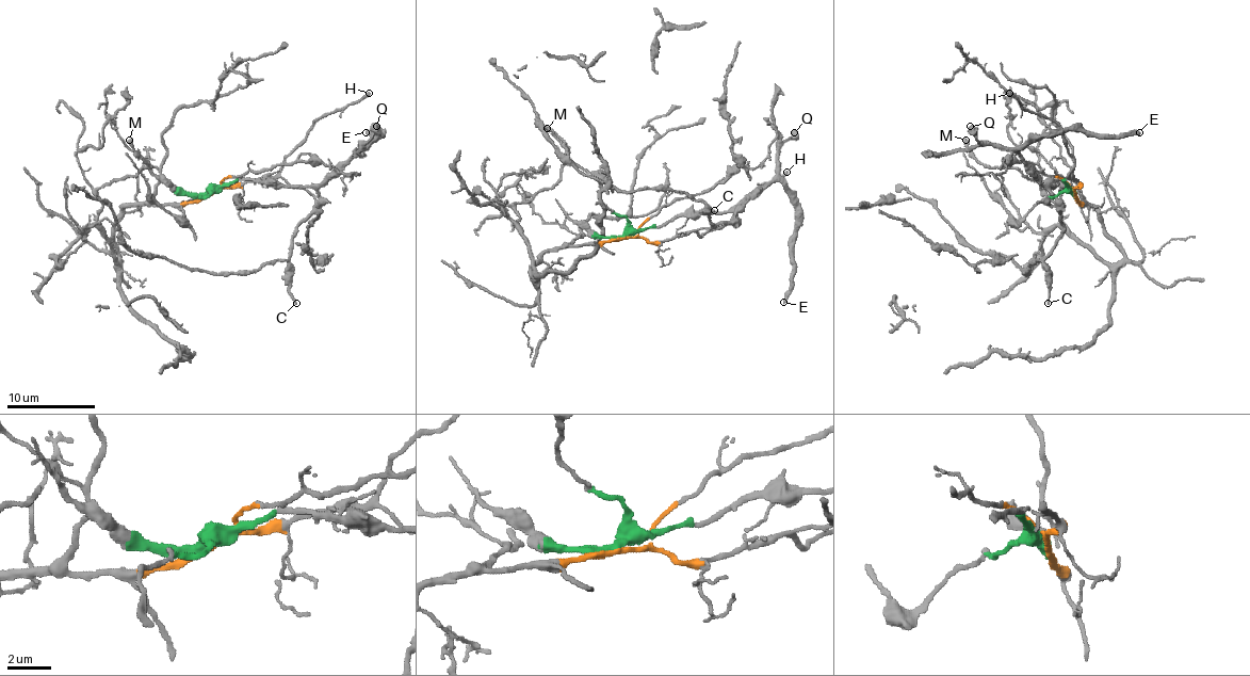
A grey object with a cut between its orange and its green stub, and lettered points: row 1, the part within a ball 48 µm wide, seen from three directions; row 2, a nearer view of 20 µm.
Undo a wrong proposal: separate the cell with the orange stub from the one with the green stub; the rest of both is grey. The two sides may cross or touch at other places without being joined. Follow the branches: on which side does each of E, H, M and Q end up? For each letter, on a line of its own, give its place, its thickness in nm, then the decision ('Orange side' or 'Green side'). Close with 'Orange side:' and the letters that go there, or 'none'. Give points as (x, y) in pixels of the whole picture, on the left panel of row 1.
E: Place: (366, 132). Thickness 320 nm. Green side
H: Place: (369, 93). Thickness 240 nm. Orange side
M: Place: (129, 140). Thickness 380 nm. Orange side
Q: Place: (376, 126). Thickness 600 nm. Green side
Orange side: H, M

